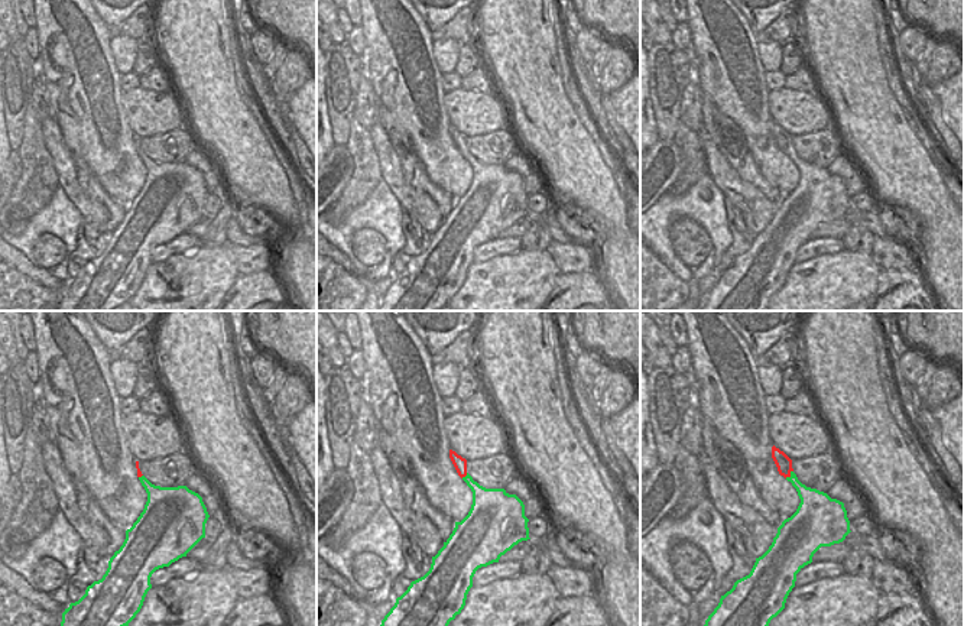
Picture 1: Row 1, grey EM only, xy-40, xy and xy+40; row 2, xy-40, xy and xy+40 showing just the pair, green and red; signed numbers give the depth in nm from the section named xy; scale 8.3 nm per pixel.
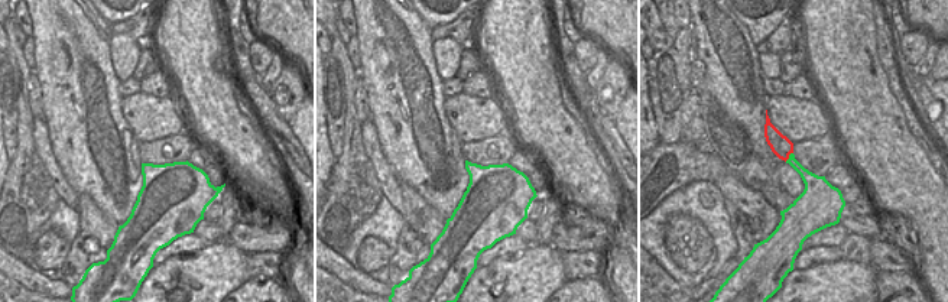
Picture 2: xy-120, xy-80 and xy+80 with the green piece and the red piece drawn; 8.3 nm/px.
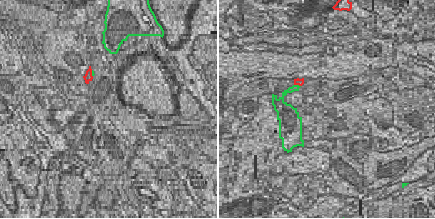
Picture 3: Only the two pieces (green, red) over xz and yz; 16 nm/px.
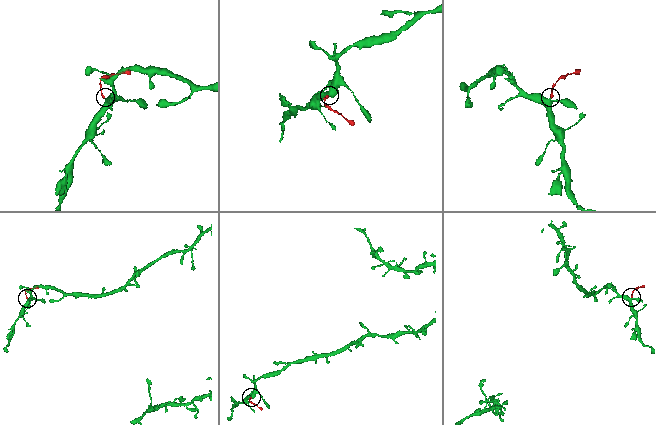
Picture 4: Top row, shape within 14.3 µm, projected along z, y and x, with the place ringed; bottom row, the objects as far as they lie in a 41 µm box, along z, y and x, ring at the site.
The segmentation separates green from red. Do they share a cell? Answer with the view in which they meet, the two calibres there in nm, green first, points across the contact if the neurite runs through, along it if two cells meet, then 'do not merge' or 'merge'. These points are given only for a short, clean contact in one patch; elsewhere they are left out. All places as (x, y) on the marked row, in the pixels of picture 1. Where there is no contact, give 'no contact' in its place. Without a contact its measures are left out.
xy+40 | 170/140 nm | along xy+40 (792, 470), (785, 477) | do not merge

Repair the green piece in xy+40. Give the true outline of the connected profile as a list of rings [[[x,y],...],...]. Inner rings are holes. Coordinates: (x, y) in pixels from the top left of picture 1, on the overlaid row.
[[[793,471],[786,480],[801,499],[796,512],[778,528],[772,545],[756,558],[750,574],[721,596],[704,626],[769,626],[785,609],[796,574],[812,562],[814,554],[821,546],[843,542],[851,532],[843,502],[806,487]]]

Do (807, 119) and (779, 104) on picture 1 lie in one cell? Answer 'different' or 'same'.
same

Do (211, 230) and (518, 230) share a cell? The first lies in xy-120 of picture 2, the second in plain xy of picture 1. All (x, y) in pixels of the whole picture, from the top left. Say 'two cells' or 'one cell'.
one cell

